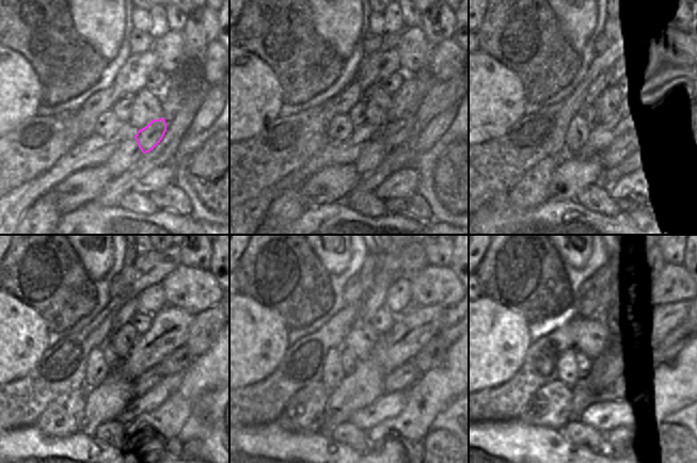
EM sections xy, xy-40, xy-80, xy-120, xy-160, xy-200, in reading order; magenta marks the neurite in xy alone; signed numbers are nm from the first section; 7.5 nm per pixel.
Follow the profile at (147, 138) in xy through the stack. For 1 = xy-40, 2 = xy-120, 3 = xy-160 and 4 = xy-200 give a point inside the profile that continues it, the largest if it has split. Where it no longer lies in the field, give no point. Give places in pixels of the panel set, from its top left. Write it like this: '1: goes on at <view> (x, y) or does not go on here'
1: goes on at xy-40 (395, 133)
2: goes on at xy-120 (179, 361)
3: goes on at xy-160 (431, 354)
4: goes on at xy-200 (682, 333)

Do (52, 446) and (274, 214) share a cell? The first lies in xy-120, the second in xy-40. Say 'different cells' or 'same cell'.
different cells

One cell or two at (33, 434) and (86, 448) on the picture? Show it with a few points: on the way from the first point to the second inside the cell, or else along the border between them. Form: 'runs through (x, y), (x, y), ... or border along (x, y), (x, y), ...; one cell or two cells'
runs through (46, 447), (74, 448); one cell

